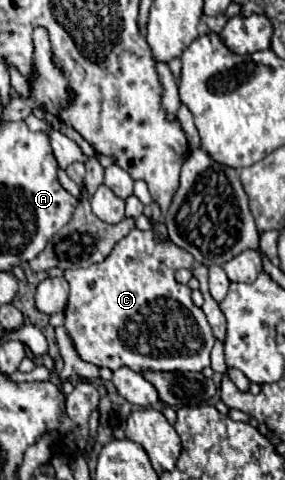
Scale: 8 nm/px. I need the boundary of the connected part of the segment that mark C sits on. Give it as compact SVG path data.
M155 223L147 231L139 231L137 227L133 231L129 231L129 235L125 235L125 239L121 239L117 243L117 247L113 247L113 251L109 253L109 257L105 261L89 265L85 269L81 269L81 267L67 269L65 279L71 285L71 291L69 291L69 301L67 301L67 309L65 309L65 329L73 339L77 355L87 363L93 363L97 367L109 367L111 371L115 371L119 367L129 367L137 373L143 373L147 369L149 371L181 371L181 373L183 371L203 371L209 365L209 353L211 353L211 347L215 343L215 337L213 337L213 331L207 323L205 313L197 305L193 305L191 289L187 285L181 285L175 281L175 271L179 267L193 267L193 263L195 263L195 259L193 259L193 255L189 255L189 251L181 251L181 247L177 247L173 241L169 241L167 231L165 231L165 223Z

